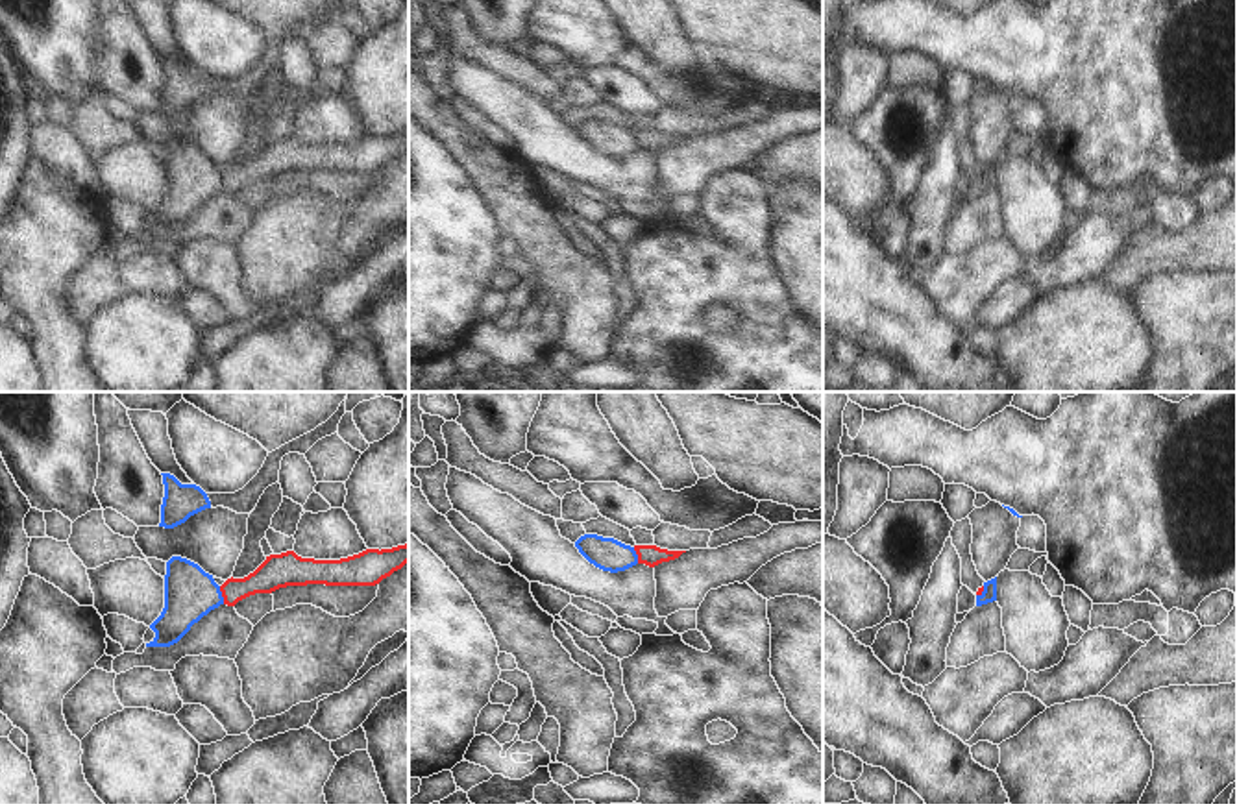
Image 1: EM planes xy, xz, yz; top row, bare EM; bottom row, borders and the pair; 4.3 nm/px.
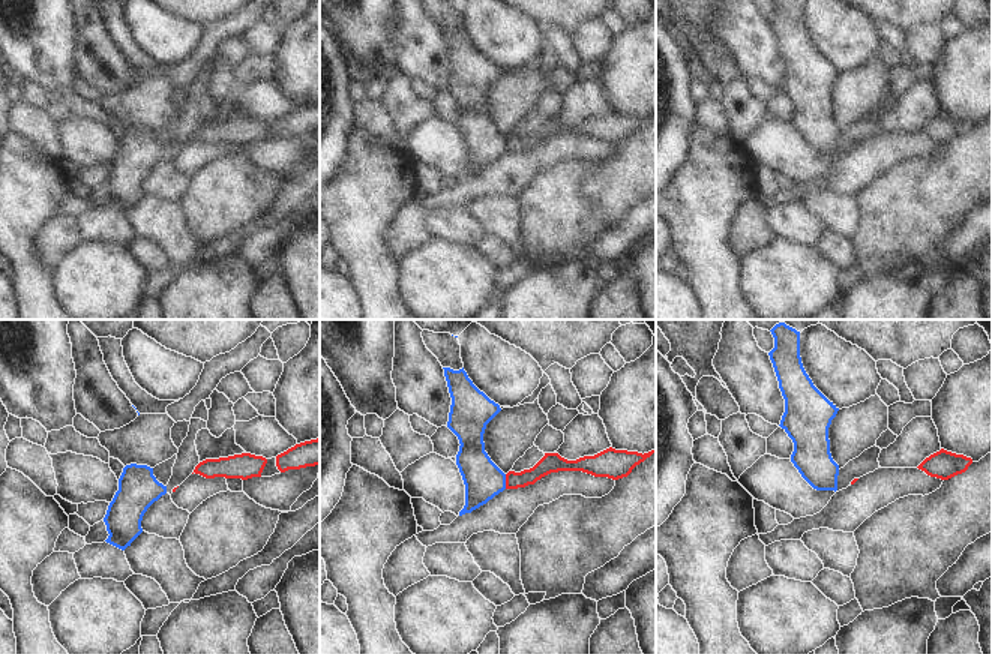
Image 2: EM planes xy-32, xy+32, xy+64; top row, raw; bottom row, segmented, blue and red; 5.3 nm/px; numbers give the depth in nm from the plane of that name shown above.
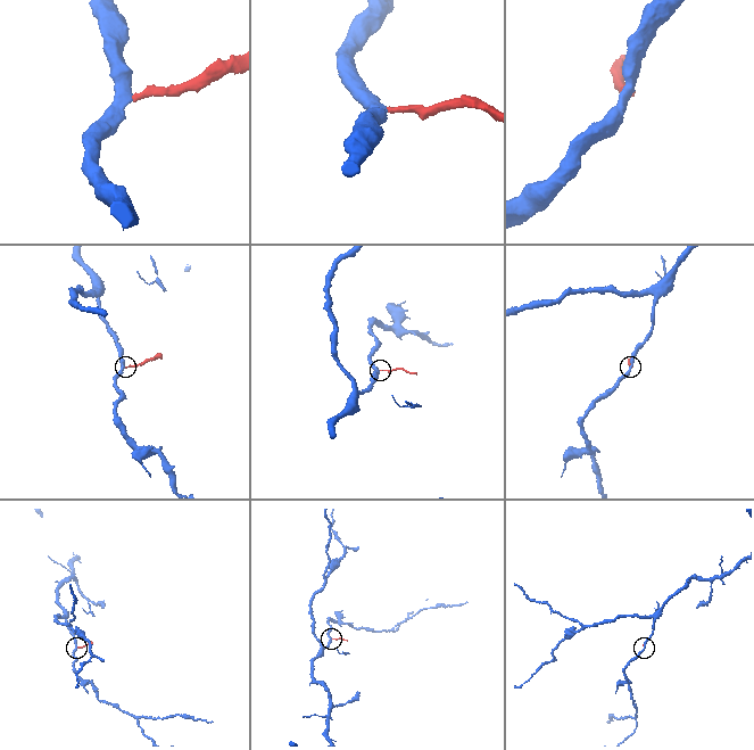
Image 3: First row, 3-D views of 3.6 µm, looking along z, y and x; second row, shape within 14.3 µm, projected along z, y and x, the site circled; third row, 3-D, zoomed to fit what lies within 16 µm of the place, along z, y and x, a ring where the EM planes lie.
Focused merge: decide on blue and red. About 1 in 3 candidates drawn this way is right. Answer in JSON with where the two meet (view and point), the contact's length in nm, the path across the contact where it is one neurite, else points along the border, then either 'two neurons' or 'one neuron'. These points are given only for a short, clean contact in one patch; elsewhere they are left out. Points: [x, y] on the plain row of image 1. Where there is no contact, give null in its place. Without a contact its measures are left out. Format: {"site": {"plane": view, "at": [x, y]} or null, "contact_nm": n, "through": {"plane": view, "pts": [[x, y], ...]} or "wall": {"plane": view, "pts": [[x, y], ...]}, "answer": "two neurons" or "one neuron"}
{"site": {"plane": "xy", "at": [220, 182]}, "contact_nm": 80, "answer": "two neurons"}

